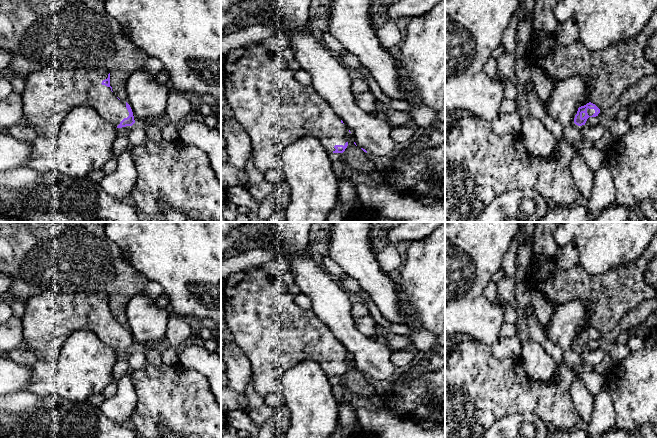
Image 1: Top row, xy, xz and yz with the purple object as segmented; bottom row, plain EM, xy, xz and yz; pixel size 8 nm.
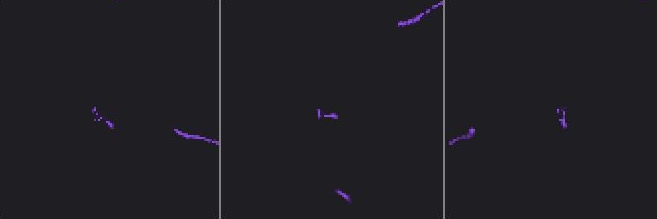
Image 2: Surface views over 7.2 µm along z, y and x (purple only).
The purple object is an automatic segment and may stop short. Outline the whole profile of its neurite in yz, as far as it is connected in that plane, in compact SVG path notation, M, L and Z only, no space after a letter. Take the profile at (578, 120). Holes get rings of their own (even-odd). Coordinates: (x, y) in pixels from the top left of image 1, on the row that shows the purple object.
M589 102L578 108L574 118L574 123L578 126L585 125L589 117L596 117L600 113L600 109L593 103Z

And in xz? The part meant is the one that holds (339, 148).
M261 43L233 48L221 60L221 68L225 74L225 95L231 106L234 118L248 133L255 168L261 173L281 167L283 150L303 136L314 136L326 148L328 153L343 153L348 146L347 137L350 130L336 115L331 106L312 86L305 86L294 78L294 71L288 67L287 61L276 57L275 52Z

